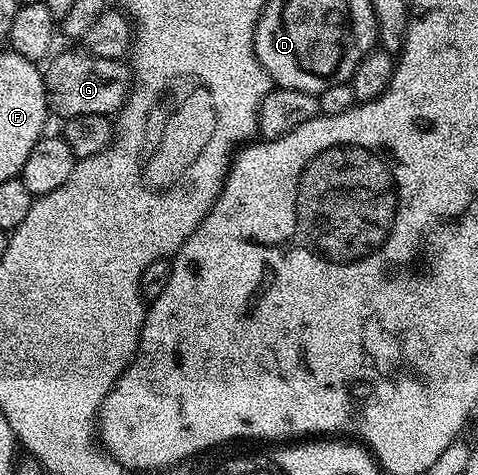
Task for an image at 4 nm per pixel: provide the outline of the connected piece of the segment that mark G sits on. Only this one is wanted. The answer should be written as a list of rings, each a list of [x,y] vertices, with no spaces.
[[[85,50],[62,52],[56,56],[44,68],[46,103],[53,115],[55,112],[59,118],[80,114],[110,116],[126,103],[132,87],[132,73],[123,61],[96,58]]]

